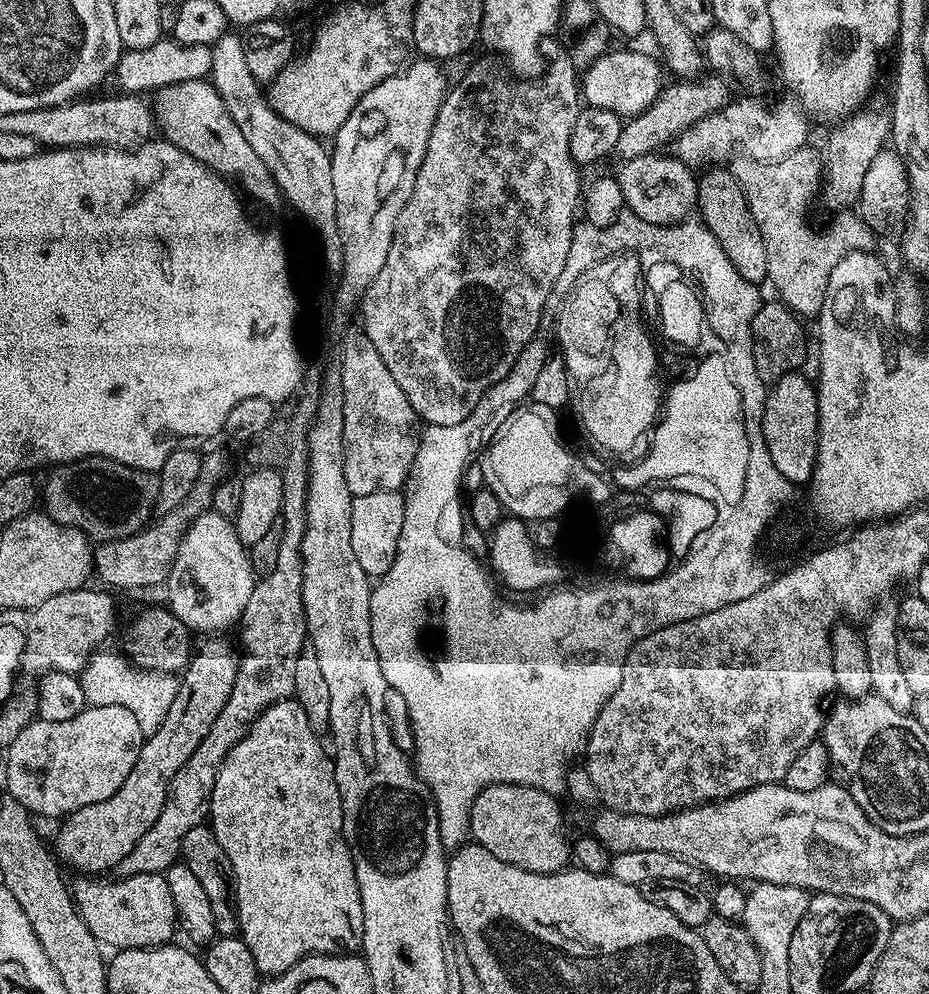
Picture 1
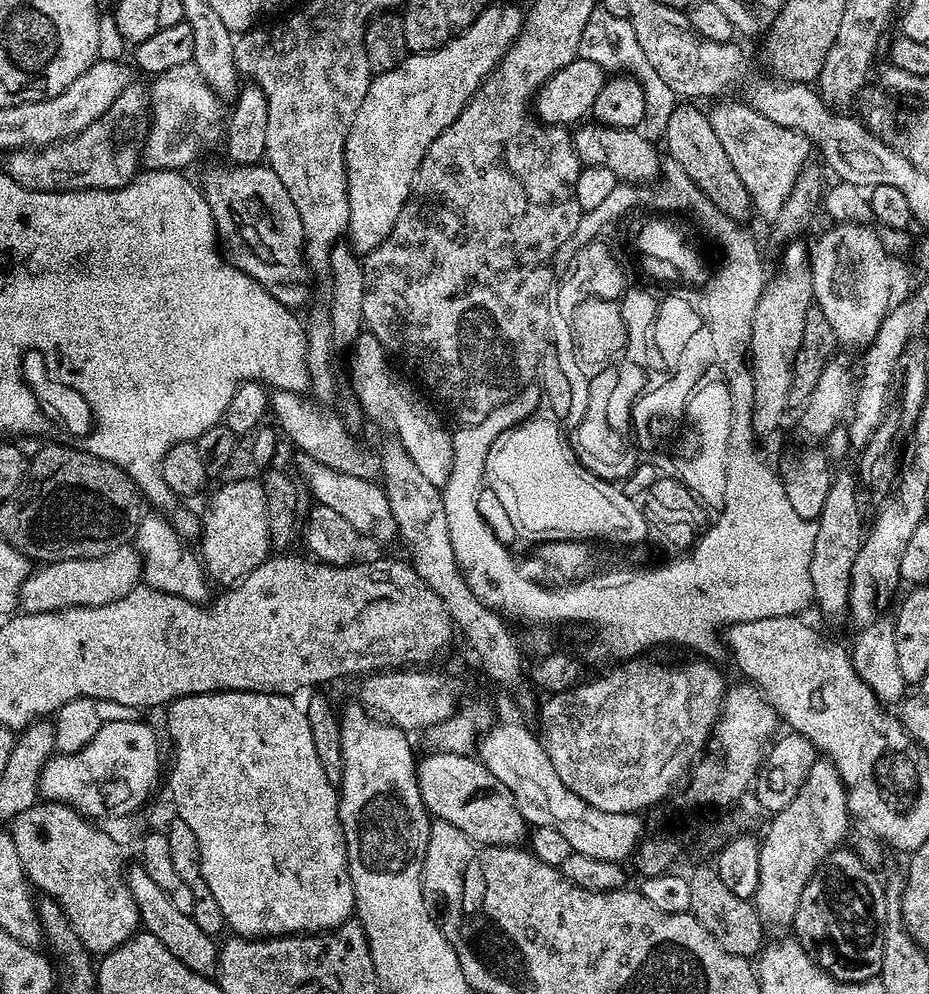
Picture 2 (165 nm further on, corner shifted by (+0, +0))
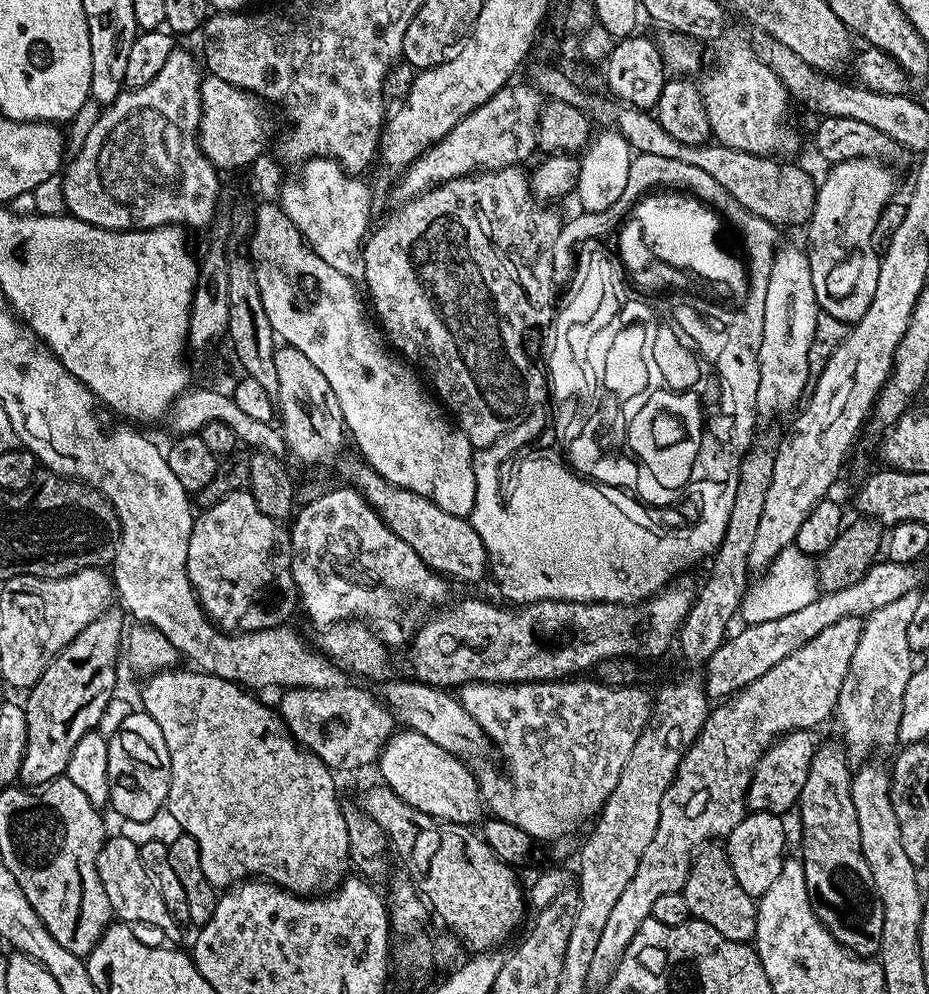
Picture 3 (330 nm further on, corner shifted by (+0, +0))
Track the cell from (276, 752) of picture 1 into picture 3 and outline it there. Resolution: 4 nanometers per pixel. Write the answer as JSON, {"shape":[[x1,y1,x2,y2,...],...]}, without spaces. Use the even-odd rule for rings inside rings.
{"shape":[[177,666,175,668,168,669,167,672,154,672,151,676,147,677,143,681,144,689,140,692,140,700,142,703,143,711,150,714,150,718,154,718,154,722,158,722,158,726,162,726,162,738,166,738,166,750,170,754,170,790,168,791,168,798,166,801,166,812,176,819,176,824,181,833,190,838,194,838,194,842,198,842,198,850,200,851,200,857,202,858,202,870,206,873,208,881,215,886,218,890,227,890,237,882,243,881,245,878,263,878,265,881,277,884,279,888,284,888,288,892,294,892,297,896,311,896,313,894,324,894,329,890,335,889,337,885,341,883,349,875,350,861,348,859,348,839,346,838,346,818,344,817,344,808,340,800,336,797,336,780,332,769,328,768,320,759,317,758,312,752,309,752,306,748,301,748,299,744,293,740,292,735,288,733,288,728,284,724,284,721,280,719,279,715,275,711,272,712,263,704,260,700,255,700,251,691,245,690,240,685,233,682,233,680,223,680,217,676,211,676,205,672,199,670,187,670,183,672,183,667]]}

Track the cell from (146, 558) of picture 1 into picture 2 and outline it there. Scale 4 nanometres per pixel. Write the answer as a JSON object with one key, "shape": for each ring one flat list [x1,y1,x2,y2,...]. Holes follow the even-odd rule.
{"shape":[[125,546,93,560,57,560,43,565,40,573,29,579,22,592,24,612,59,612,61,608,93,608,114,602,131,592,142,580,142,557,135,547]]}

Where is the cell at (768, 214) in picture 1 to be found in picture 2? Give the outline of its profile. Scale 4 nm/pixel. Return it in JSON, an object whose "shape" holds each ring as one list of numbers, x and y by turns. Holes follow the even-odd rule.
{"shape":[[748,102,720,104,708,112,708,117,710,126,714,126,714,135,721,140,738,178,742,178,742,186,746,186,750,194,755,215,768,222,775,222,786,200,790,198,800,172,809,163,808,155,814,152,812,141,797,128,770,122,770,118,766,118]]}

